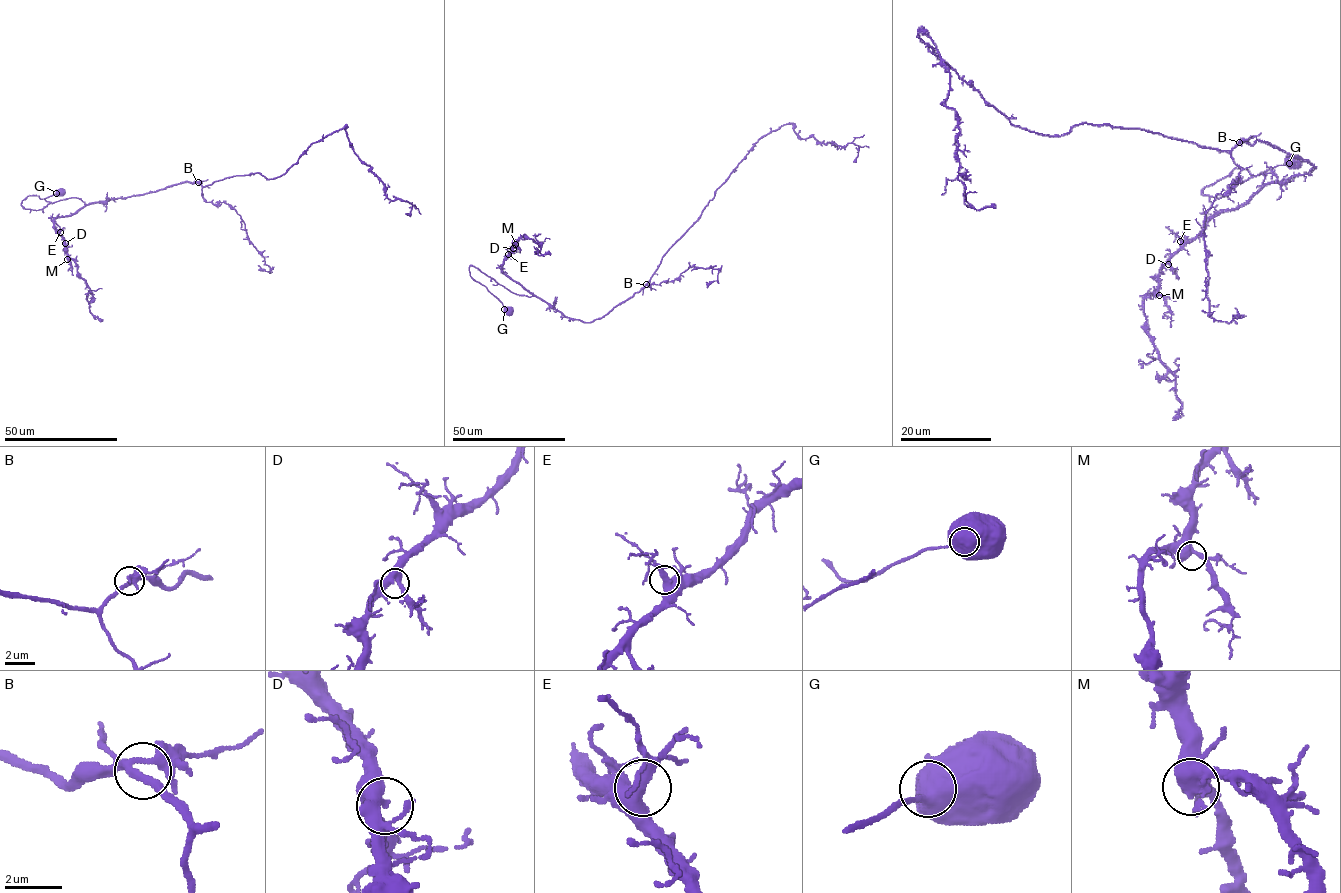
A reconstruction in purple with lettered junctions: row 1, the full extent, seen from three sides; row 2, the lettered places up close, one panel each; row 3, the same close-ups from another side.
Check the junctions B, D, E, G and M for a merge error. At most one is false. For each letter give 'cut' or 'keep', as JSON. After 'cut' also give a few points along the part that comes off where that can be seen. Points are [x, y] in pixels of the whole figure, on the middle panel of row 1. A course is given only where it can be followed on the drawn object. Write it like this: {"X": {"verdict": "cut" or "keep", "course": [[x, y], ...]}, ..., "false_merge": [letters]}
{"B": {"verdict": "keep"}, "D": {"verdict": "keep"}, "E": {"verdict": "keep"}, "G": {"verdict": "keep"}, "M": {"verdict": "keep"}, "false_merge": []}

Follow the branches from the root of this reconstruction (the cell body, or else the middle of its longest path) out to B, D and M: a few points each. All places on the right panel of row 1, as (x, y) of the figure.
B: (1294, 163), (1235, 168), (1203, 194), (1315, 167), (1239, 142)
D: (1294, 163), (1257, 175), (1235, 168), (1207, 185), (1203, 194), (1220, 198), (1264, 176), (1168, 264)
M: (1294, 163), (1235, 168), (1207, 185), (1203, 194), (1220, 198), (1264, 176), (1170, 259), (1159, 295)

